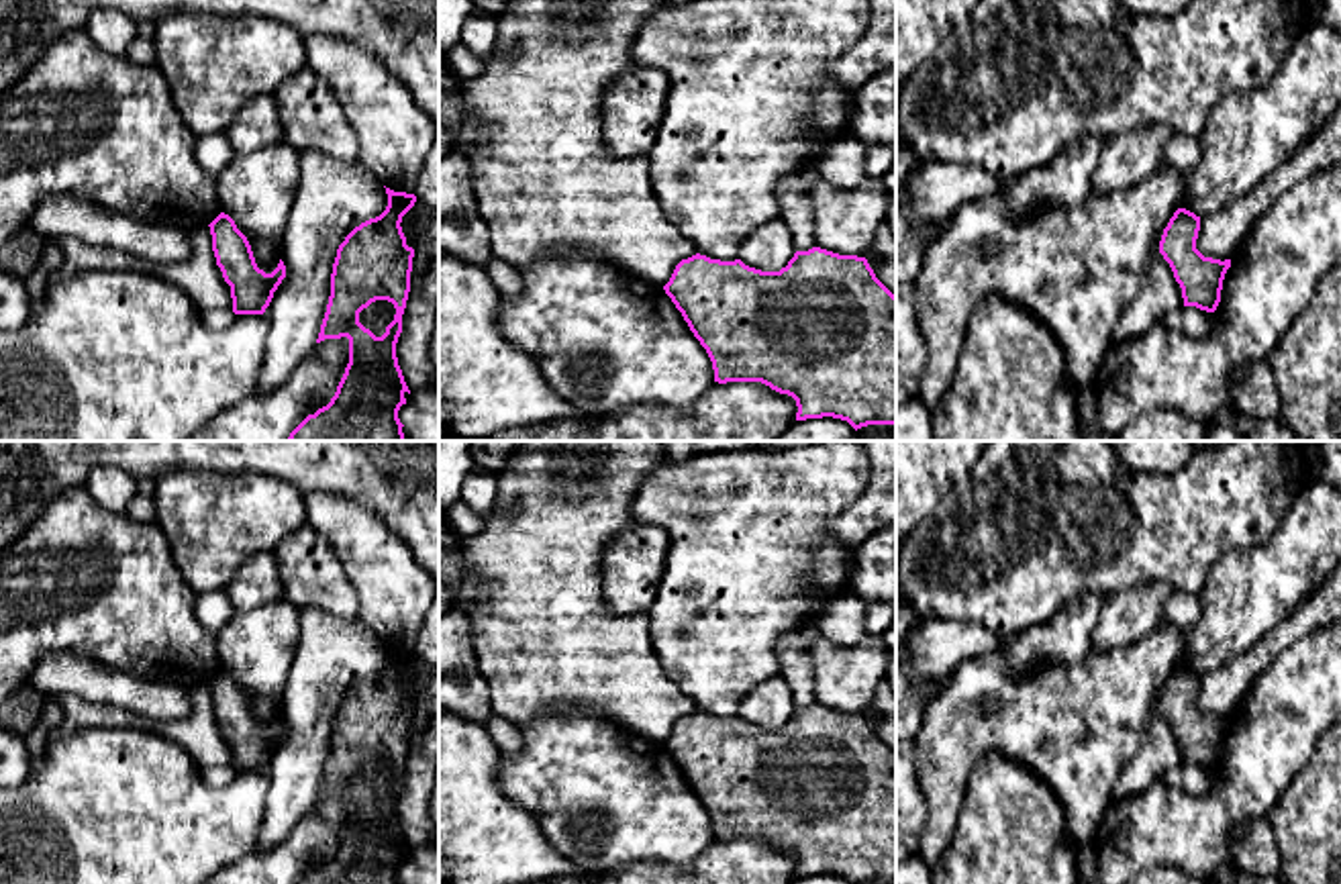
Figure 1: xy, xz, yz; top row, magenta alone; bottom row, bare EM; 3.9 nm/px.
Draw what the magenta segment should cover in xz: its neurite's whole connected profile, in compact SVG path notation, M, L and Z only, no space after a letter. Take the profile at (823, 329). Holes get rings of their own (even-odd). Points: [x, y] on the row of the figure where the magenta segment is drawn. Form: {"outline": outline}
{"outline": "M821 247L796 251L780 272L761 272L741 259L706 255L682 259L663 286L694 337L706 349L714 382L761 382L796 400L796 421L833 416L855 431L896 425L896 296L876 278L865 257L839 255Z"}

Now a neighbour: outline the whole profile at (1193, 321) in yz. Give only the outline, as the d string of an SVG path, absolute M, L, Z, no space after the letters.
M1182 306L1178 329L1190 337L1204 337L1212 331L1212 316L1196 306Z

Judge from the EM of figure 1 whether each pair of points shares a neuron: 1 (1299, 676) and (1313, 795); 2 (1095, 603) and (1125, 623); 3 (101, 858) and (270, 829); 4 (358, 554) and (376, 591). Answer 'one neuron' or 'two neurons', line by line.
1: two neurons
2: two neurons
3: two neurons
4: one neuron

